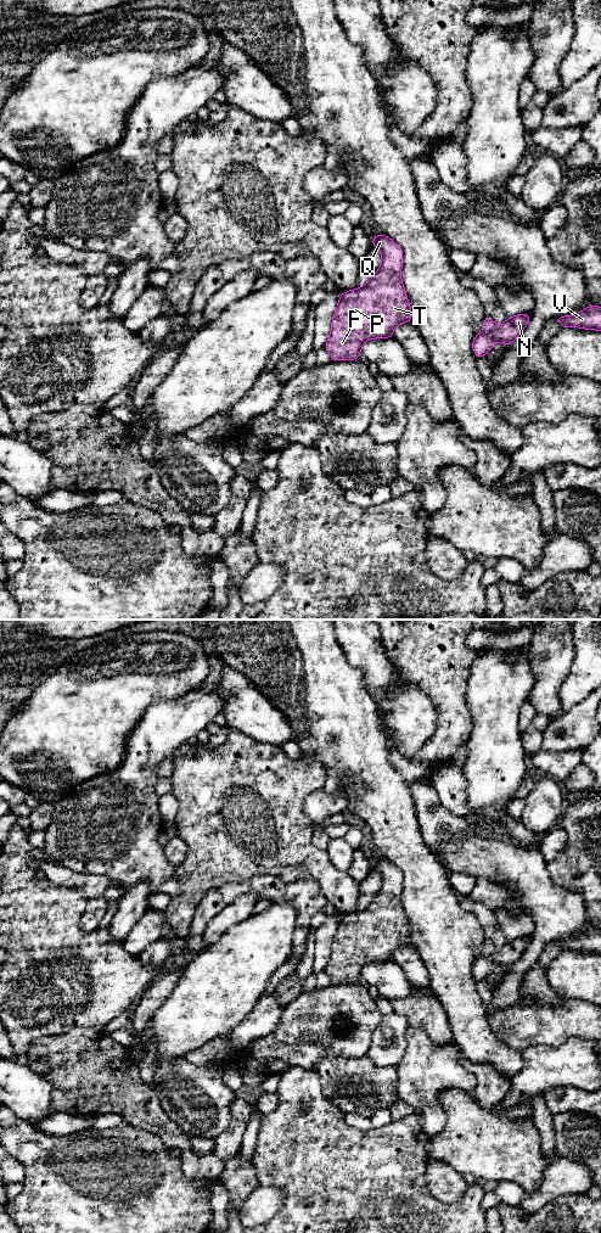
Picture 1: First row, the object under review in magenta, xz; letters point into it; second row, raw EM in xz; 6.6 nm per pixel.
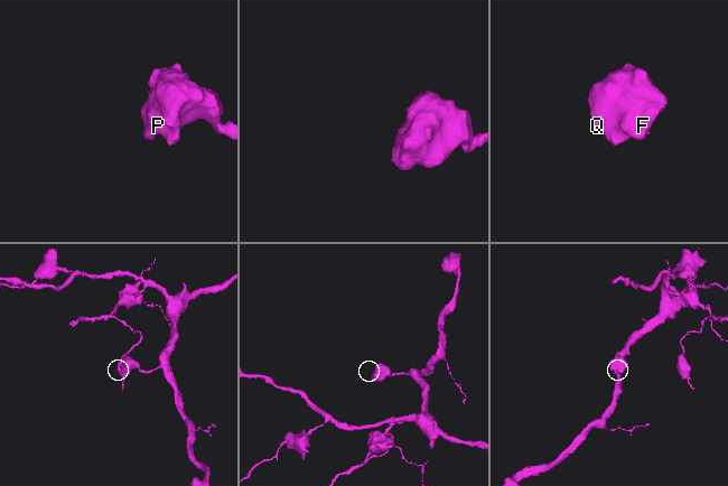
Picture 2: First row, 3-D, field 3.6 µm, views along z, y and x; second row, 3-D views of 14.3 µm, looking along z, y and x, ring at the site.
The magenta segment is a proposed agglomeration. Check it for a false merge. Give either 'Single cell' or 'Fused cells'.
Single cell

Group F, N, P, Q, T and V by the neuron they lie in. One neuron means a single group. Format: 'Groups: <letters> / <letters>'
Groups: F N P Q T V

